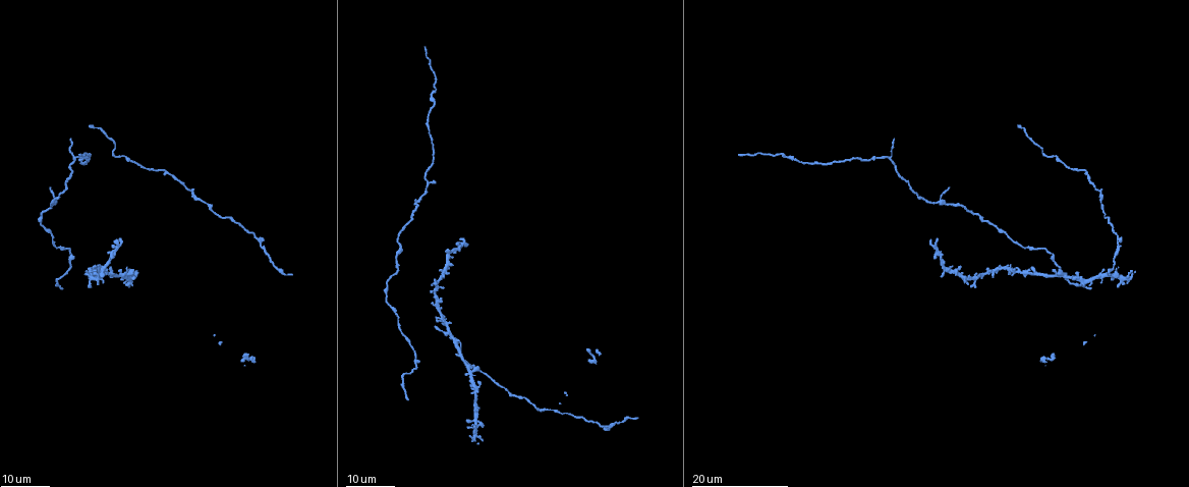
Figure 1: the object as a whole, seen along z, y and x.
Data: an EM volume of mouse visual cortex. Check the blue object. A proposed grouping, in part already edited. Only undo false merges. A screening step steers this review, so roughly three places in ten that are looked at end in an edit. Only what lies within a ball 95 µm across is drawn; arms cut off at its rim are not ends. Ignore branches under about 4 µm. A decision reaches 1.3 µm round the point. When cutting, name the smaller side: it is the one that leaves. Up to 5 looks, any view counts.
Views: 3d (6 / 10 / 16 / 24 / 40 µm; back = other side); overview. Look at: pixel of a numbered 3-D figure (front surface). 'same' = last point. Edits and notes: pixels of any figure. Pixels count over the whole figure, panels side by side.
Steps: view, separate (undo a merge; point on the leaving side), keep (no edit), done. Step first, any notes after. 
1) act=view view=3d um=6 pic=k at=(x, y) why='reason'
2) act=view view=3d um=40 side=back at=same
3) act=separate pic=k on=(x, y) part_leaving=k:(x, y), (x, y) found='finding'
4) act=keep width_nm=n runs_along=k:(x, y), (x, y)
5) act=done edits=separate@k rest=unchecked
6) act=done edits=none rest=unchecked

act=view view=3d um=24 pic=1 at=(1079, 277) why='three-way junction'

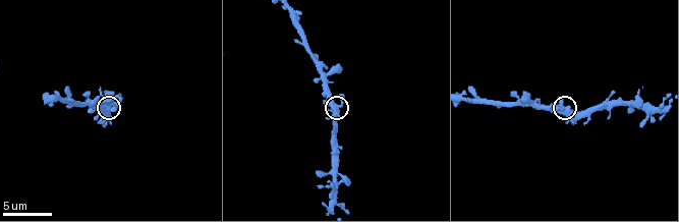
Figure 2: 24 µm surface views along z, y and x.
act=view view=3d um=10 pic=2 at=(339, 105) why='closer look'

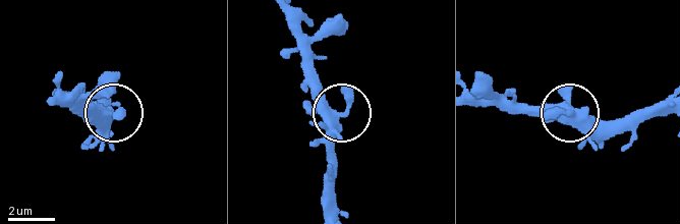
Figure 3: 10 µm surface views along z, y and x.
act=keep arms=3 found='one neuron here'

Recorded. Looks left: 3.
act=view view=3d um=16 pic=1 at=(395, 270) why='calibre changes'

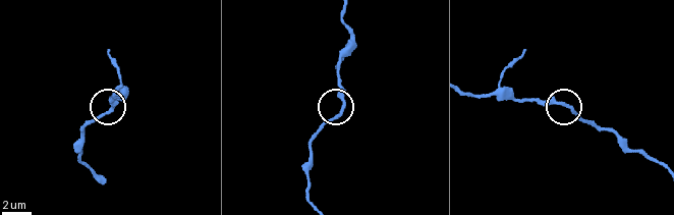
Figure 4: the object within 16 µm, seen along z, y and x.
act=view view=3d um=6 pic=4 at=(567, 107)

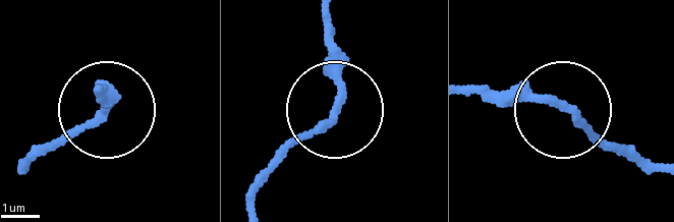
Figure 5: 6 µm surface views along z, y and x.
act=keep width_nm=200 runs_along=5:(660, 170), (595, 141), (553, 105), (465, 89) found='one neuron here'

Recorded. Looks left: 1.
act=done edits=none rest=unchecked

